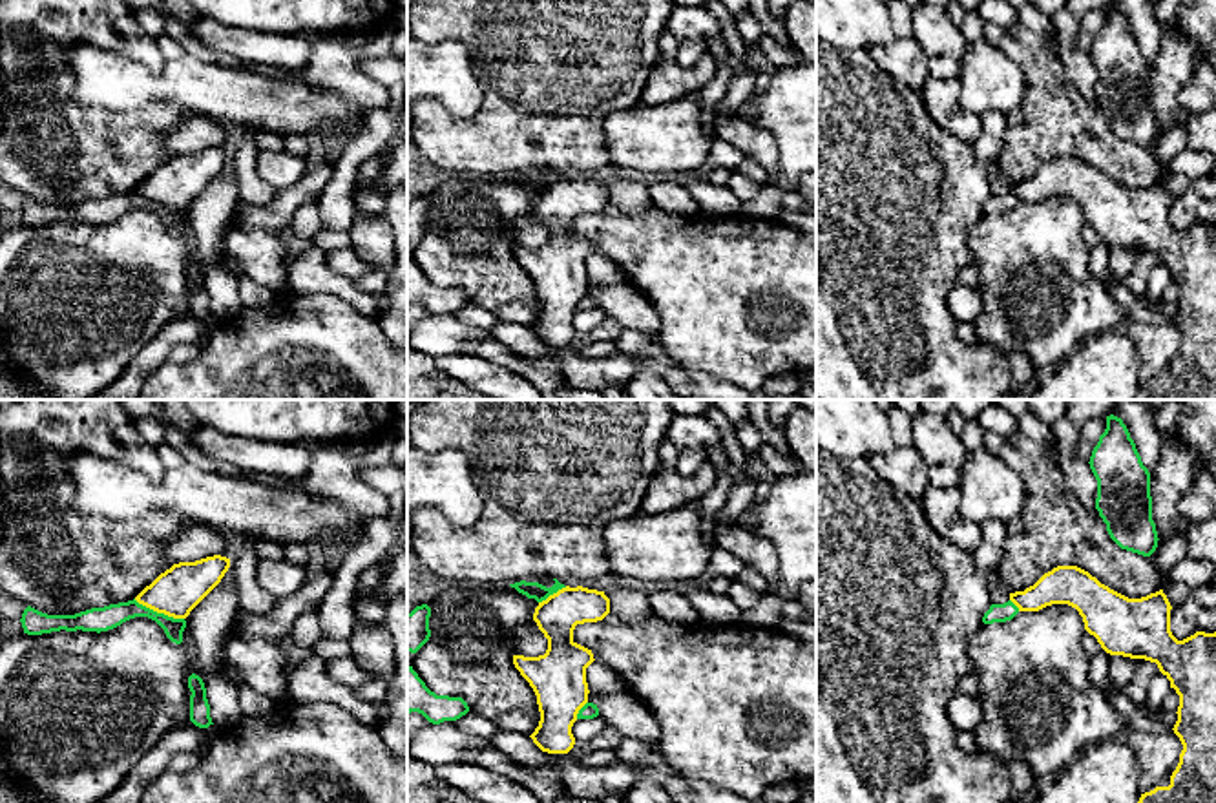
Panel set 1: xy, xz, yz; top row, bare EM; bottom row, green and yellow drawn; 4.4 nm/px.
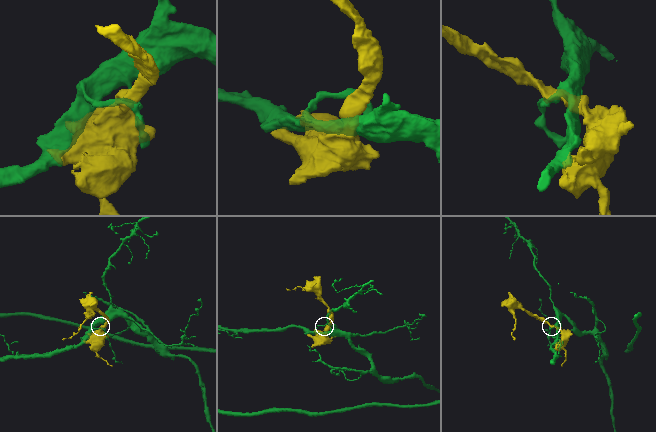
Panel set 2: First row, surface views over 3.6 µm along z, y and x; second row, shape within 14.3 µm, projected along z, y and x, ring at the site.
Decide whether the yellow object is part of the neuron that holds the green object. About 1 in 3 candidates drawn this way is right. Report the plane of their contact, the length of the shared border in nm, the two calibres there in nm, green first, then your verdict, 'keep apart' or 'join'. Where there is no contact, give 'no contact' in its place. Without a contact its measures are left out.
contact in xy; length 240 nm; calibres 110 and 200 nm; keep apart

